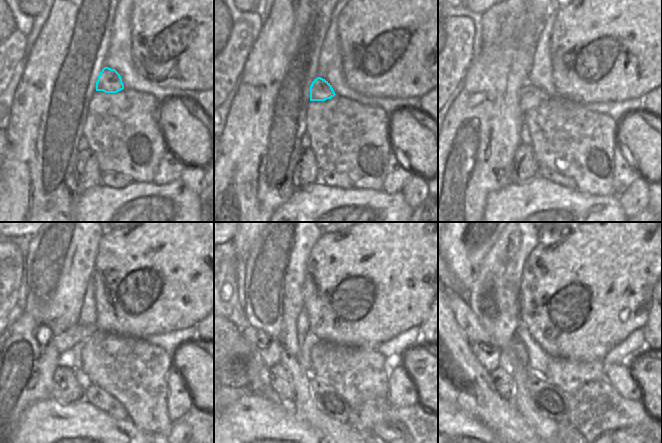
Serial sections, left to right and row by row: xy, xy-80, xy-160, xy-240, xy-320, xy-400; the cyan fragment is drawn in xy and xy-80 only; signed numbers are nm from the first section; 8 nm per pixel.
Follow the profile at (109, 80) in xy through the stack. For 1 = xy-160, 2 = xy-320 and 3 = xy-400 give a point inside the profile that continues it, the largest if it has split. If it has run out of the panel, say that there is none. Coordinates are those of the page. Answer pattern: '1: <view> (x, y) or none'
1: xy-160 (531, 97)
2: xy-320 (268, 349)
3: xy-400 (490, 357)

